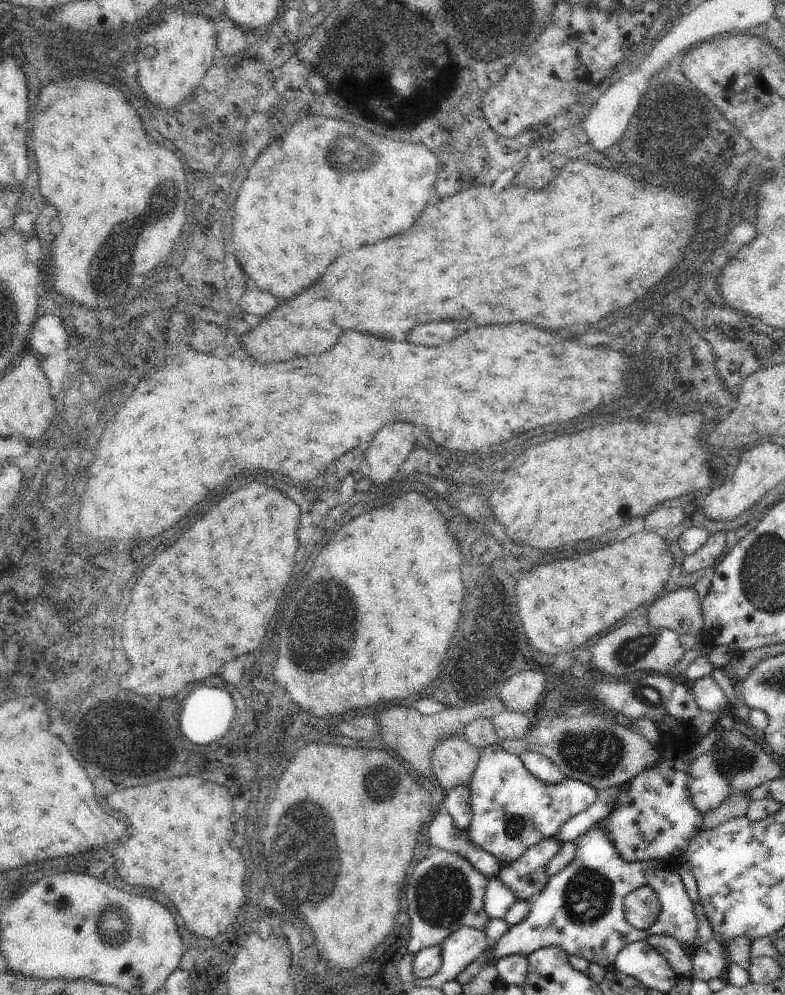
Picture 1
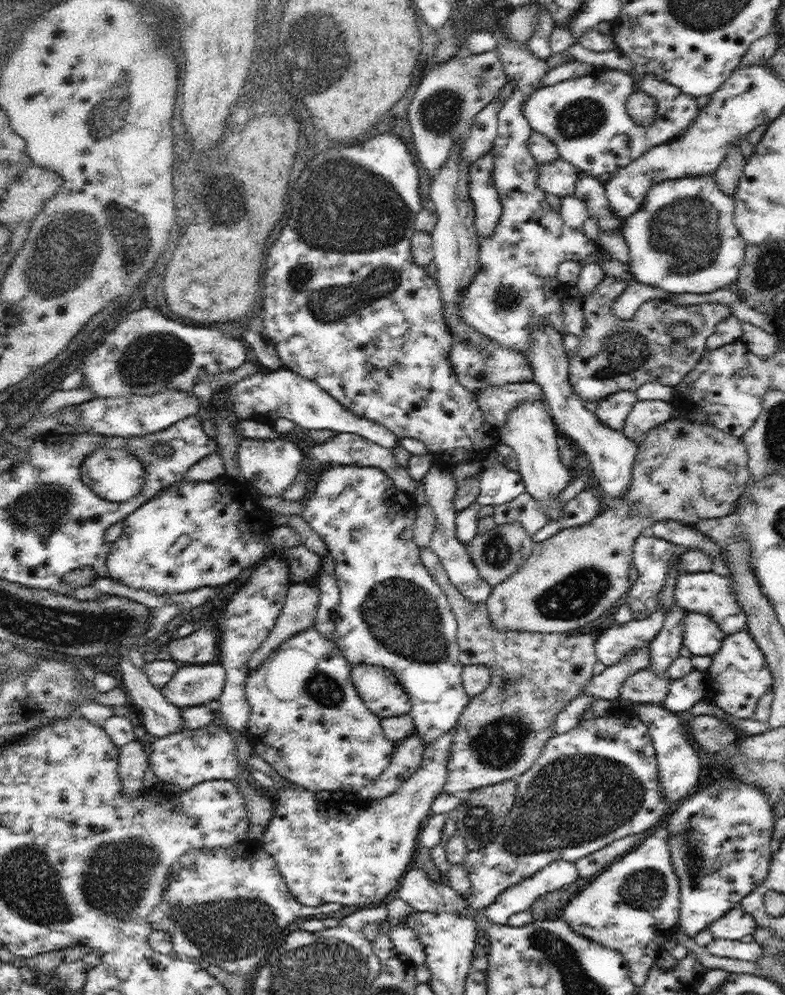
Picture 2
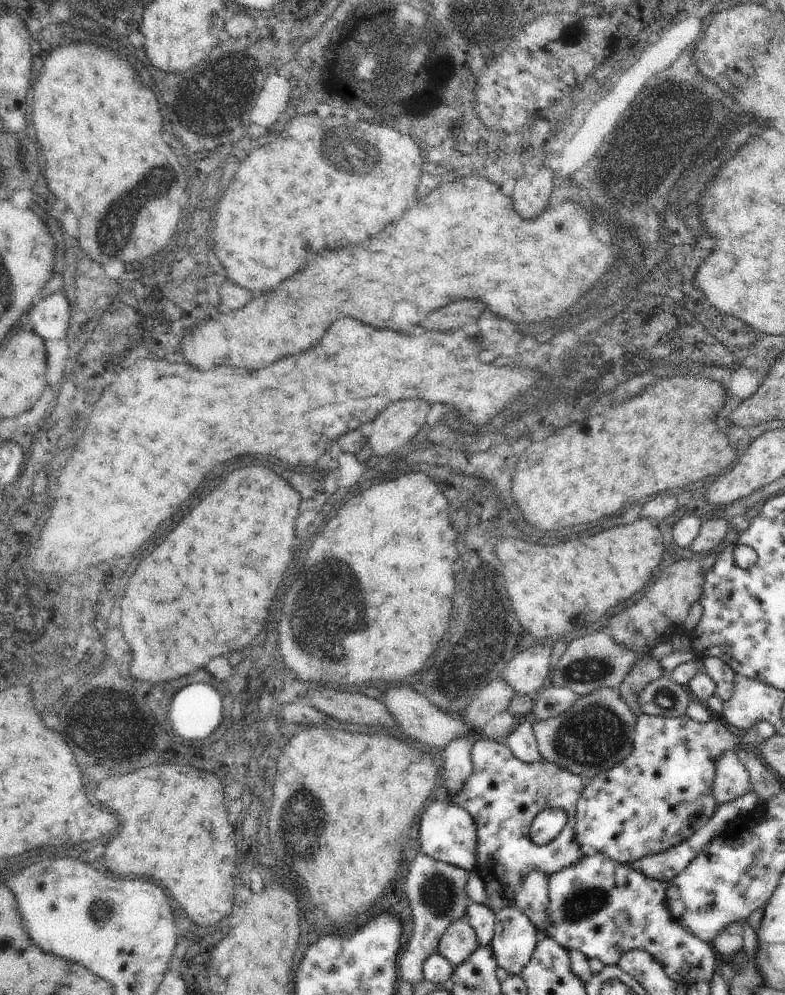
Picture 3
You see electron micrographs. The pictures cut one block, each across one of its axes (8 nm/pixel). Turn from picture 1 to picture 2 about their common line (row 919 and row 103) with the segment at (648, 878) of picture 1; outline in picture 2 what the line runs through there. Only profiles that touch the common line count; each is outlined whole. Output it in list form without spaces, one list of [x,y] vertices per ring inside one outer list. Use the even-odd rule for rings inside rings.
[[[607,68],[581,78],[569,78],[559,84],[539,88],[523,104],[523,116],[529,122],[531,130],[543,134],[549,142],[553,142],[559,158],[575,166],[579,174],[599,178],[603,184],[607,184],[617,170],[641,158],[649,148],[683,136],[695,114],[695,98],[683,94],[663,78],[653,76],[653,72],[633,76]],[[633,86],[639,86],[639,90],[651,96],[657,104],[655,122],[647,128],[635,126],[633,120],[629,120],[625,114],[625,100],[633,92]]]

